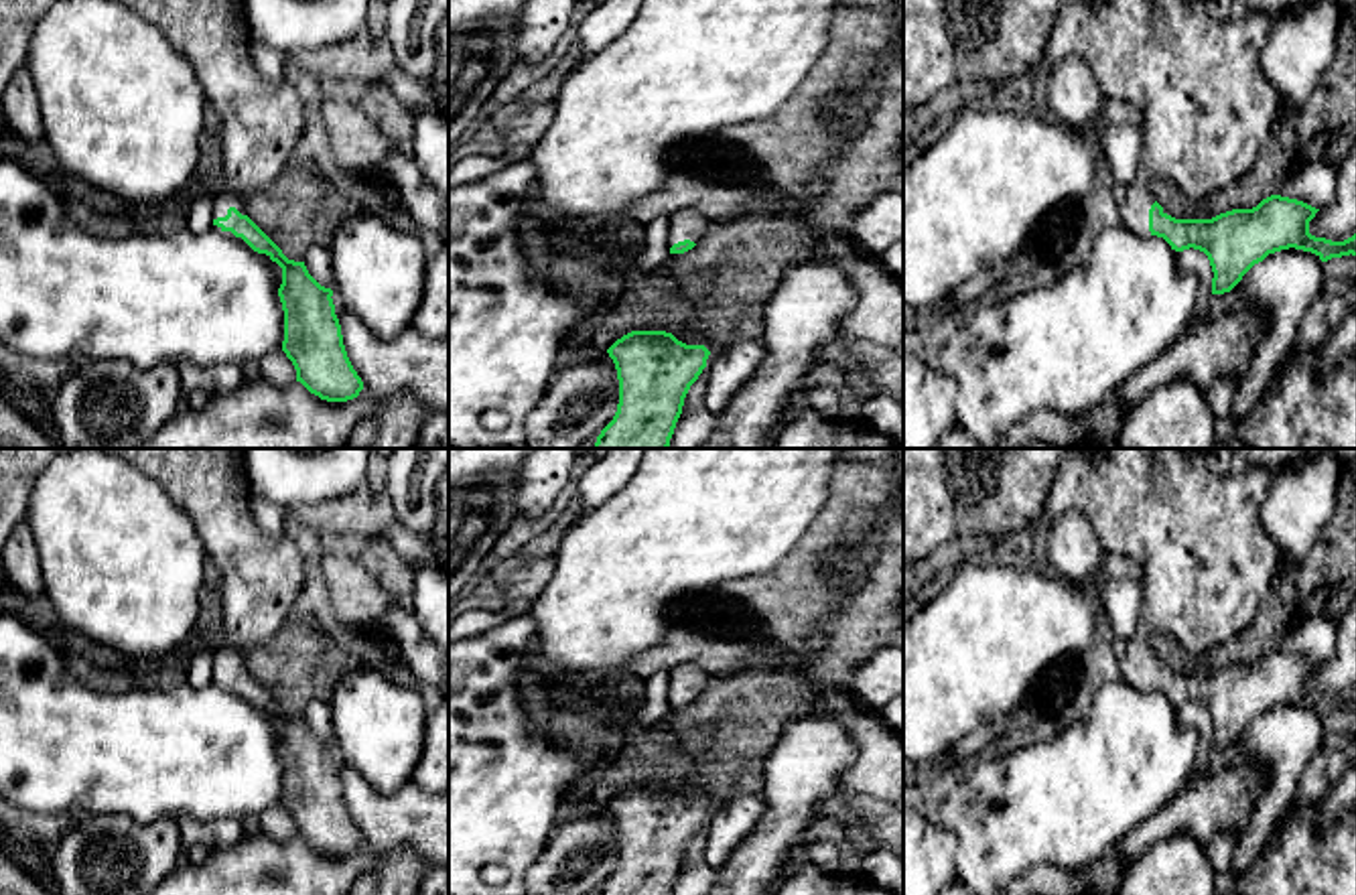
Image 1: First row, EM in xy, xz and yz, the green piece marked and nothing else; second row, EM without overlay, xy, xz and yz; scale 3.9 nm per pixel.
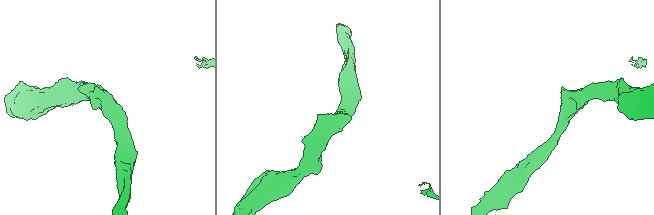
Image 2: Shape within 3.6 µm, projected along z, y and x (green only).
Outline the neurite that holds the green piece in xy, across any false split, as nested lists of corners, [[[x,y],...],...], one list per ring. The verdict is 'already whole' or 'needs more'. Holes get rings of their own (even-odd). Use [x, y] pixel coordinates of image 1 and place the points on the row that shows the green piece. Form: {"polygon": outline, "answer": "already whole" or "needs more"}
{"polygon": [[[120,0],[140,18],[152,22],[168,45],[185,59],[207,97],[221,118],[221,177],[225,189],[215,195],[211,227],[227,237],[235,237],[258,254],[266,254],[282,268],[278,296],[284,311],[282,351],[296,369],[311,394],[327,402],[347,402],[359,396],[363,382],[353,369],[335,315],[333,290],[321,286],[307,270],[304,262],[288,260],[282,250],[248,217],[246,195],[272,185],[290,160],[304,126],[304,97],[296,87],[296,77],[286,75],[276,83],[266,83],[252,63],[250,26],[244,0]]], "answer": "needs more"}

